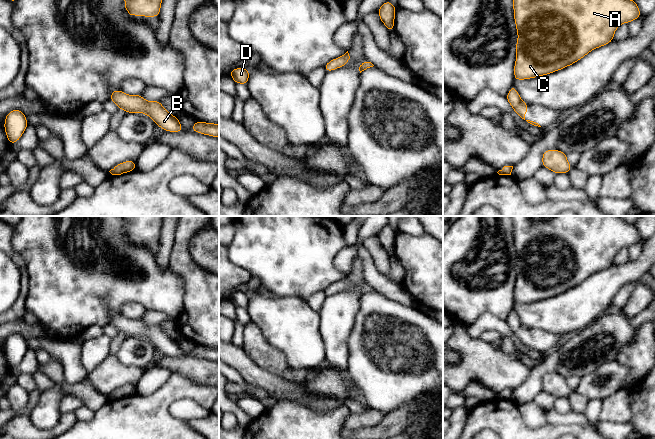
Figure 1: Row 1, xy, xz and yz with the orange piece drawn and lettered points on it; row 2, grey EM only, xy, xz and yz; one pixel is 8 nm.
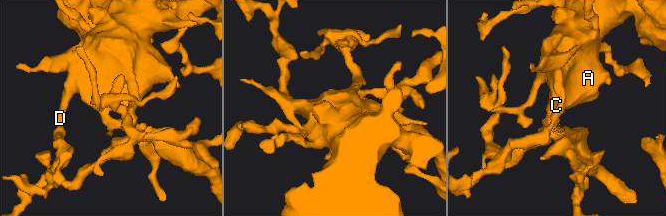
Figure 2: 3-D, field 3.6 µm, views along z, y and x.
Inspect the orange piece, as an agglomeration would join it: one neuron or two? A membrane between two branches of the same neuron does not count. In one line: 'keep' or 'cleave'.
keep

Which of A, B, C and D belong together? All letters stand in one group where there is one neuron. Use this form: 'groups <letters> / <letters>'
groups A B C D

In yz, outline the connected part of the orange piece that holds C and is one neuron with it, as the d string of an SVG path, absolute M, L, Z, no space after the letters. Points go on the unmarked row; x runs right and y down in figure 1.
M512 216L514 245L518 263L514 304L526 304L566 292L596 272L613 265L616 253L642 238L636 224L626 223L618 216Z

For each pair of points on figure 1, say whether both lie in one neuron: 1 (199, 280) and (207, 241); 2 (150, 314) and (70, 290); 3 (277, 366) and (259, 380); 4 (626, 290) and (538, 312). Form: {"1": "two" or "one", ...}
{"1": "two", "2": "two", "3": "two", "4": "two"}

